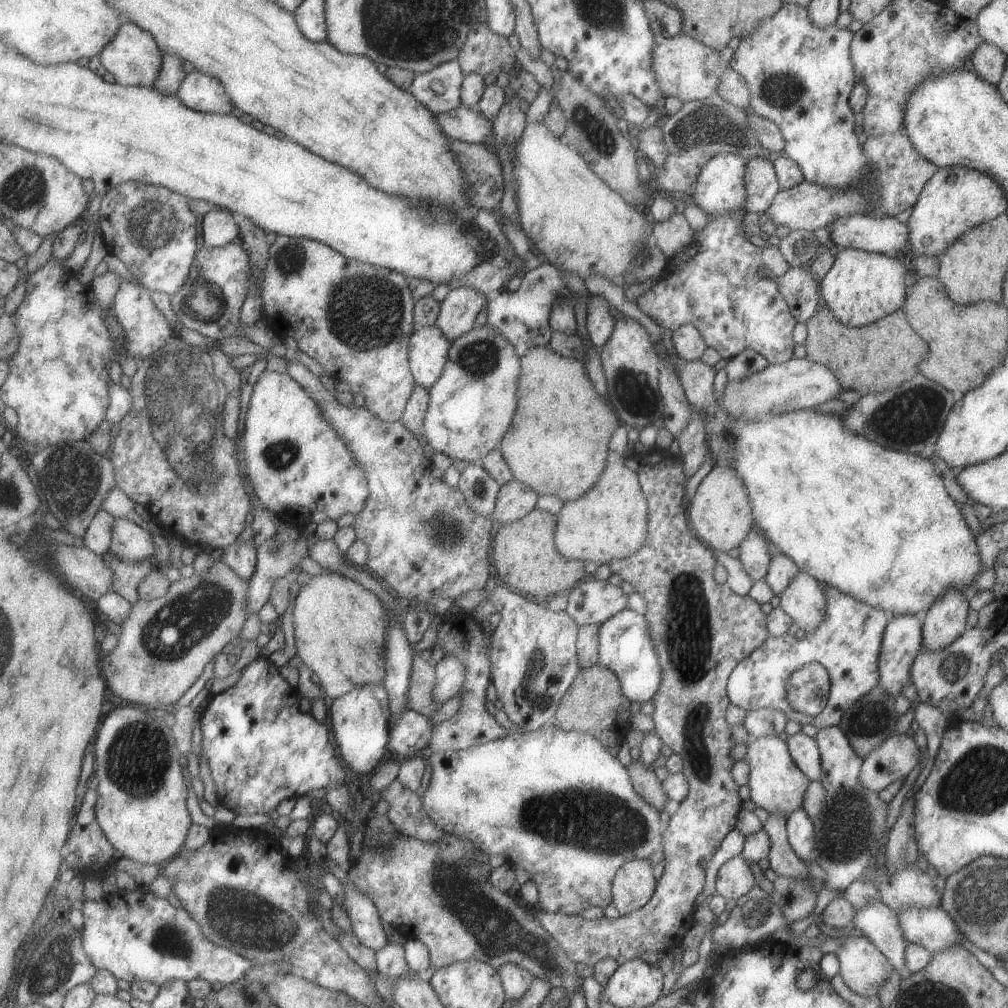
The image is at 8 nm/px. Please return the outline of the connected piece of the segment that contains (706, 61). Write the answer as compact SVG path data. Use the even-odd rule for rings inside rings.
M682 34L661 38L652 49L652 72L660 92L665 98L677 97L682 103L712 96L727 66L710 47Z

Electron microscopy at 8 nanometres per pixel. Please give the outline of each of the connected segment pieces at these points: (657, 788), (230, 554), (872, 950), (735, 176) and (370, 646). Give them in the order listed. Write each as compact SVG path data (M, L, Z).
M639 761L631 762L627 769L635 792L659 813L668 804L662 785L651 768L644 767Z
M235 541L232 545L222 550L220 560L228 564L243 580L251 580L258 565L258 547L254 541L239 543Z
M848 933L843 936L843 944L834 953L839 961L838 974L843 983L853 992L863 997L878 995L878 990L886 982L891 973L892 965L889 960L865 937L853 936Z
M718 153L700 169L696 177L696 184L692 191L691 200L699 206L701 210L709 215L721 215L732 209L741 209L745 212L743 204L745 201L745 192L743 185L743 176L746 161L730 153Z
M334 572L312 575L306 585L299 587L293 622L298 660L318 676L321 692L332 700L349 694L355 686L385 682L389 614L383 600L361 583Z

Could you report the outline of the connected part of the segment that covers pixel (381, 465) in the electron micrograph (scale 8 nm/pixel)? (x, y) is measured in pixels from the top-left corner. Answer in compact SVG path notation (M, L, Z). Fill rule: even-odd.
M287 363L287 373L298 380L301 386L317 400L325 418L337 428L337 432L349 442L349 450L357 456L357 462L365 468L372 491L367 506L361 514L354 515L353 525L358 538L369 546L369 562L367 568L381 576L387 584L403 597L414 601L421 607L431 604L432 598L454 599L471 590L484 590L487 578L491 578L491 546L496 528L499 526L491 517L485 520L477 515L465 499L459 486L453 490L443 478L433 474L433 460L425 456L425 445L413 431L401 421L385 422L365 406L349 408L342 405L321 382L321 378L313 374L307 366L300 363Z

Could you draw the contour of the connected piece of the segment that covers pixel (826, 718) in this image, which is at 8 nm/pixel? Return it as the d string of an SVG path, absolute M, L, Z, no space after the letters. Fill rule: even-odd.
M821 585L824 595L825 609L821 623L811 631L804 632L801 639L789 634L768 638L749 656L743 658L729 674L726 681L726 696L731 705L737 706L746 712L761 708L776 709L785 714L787 721L794 721L800 725L812 725L816 729L838 725L843 712L853 705L863 694L873 689L879 683L878 657L885 626L889 622L888 613L872 608L851 596L842 594L839 590L828 585ZM807 663L818 663L826 669L830 681L830 692L825 709L819 715L801 715L793 711L786 700L784 683L794 671L799 671Z

